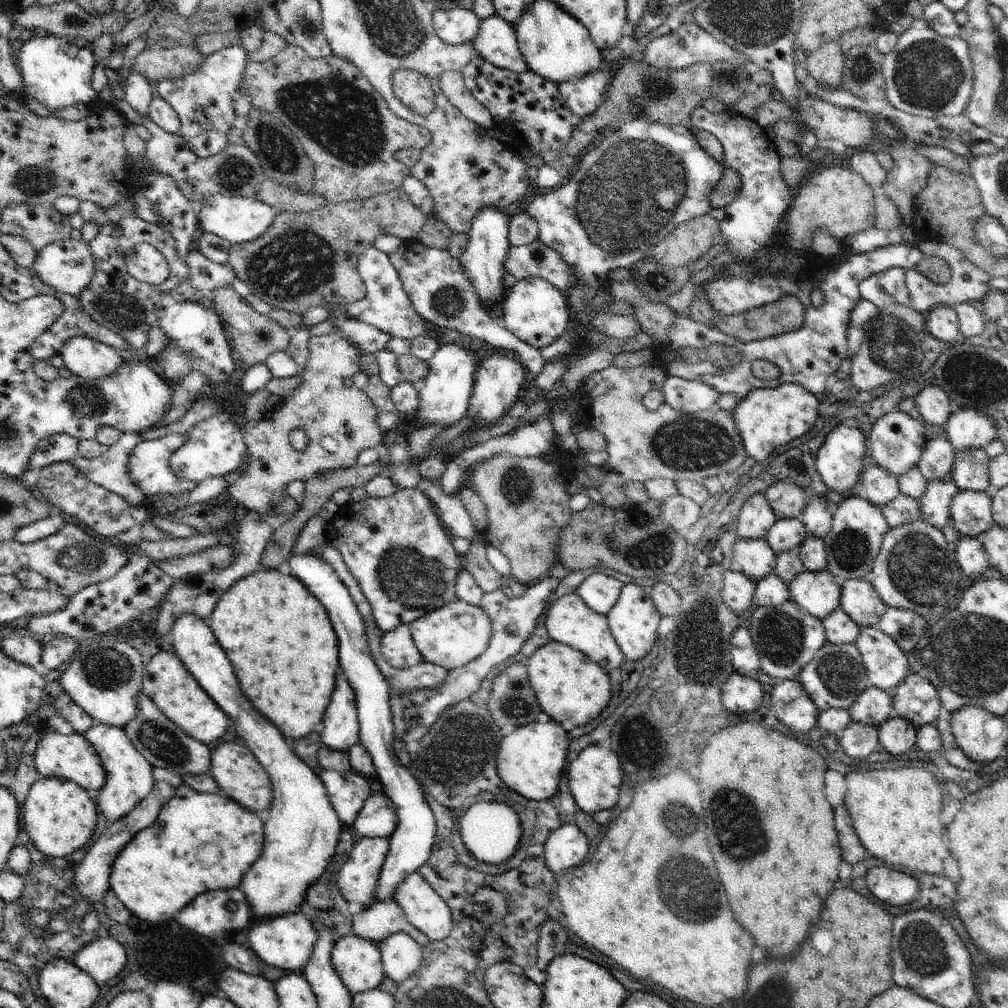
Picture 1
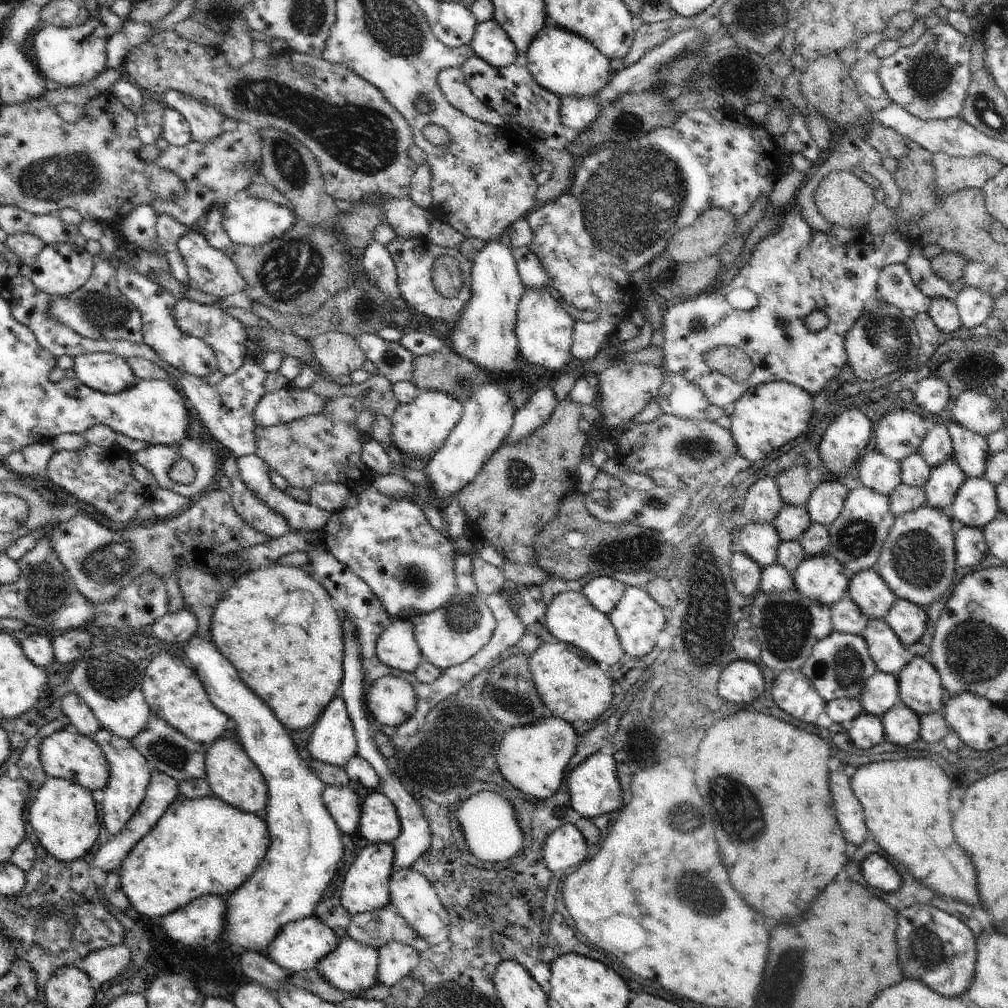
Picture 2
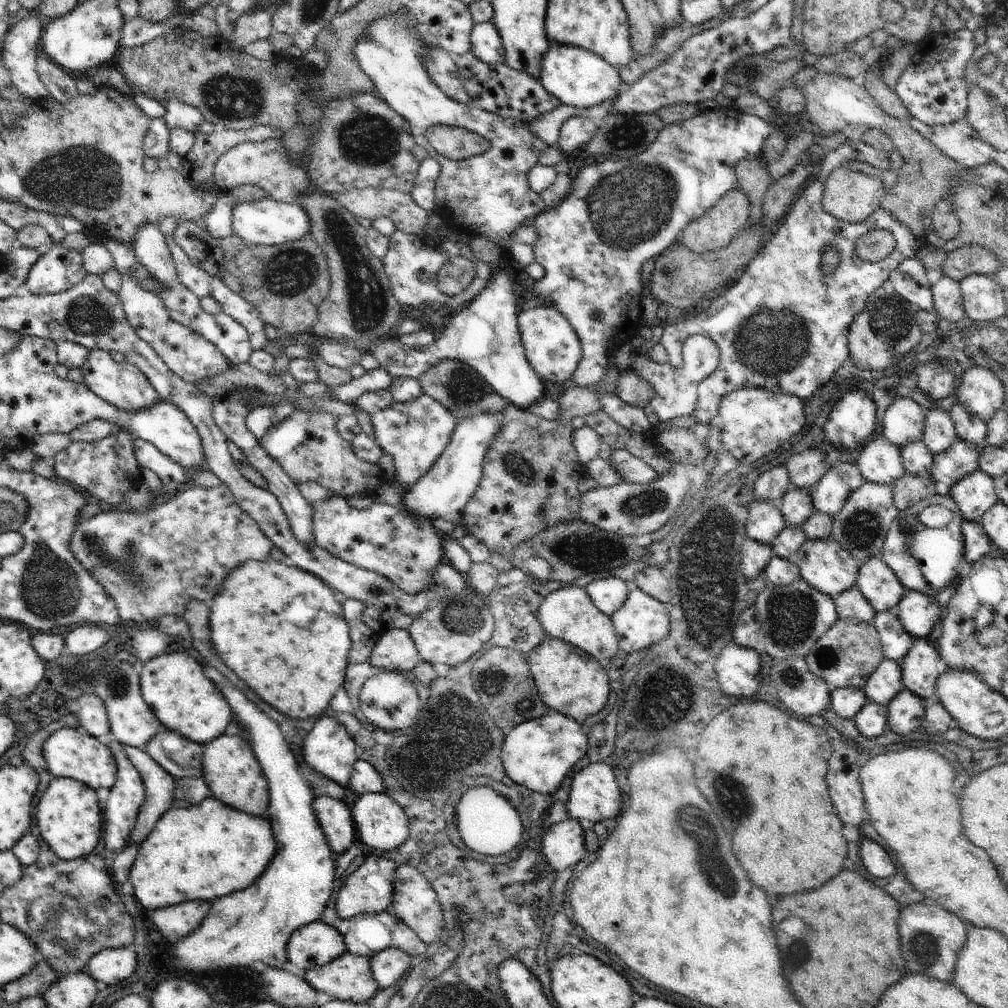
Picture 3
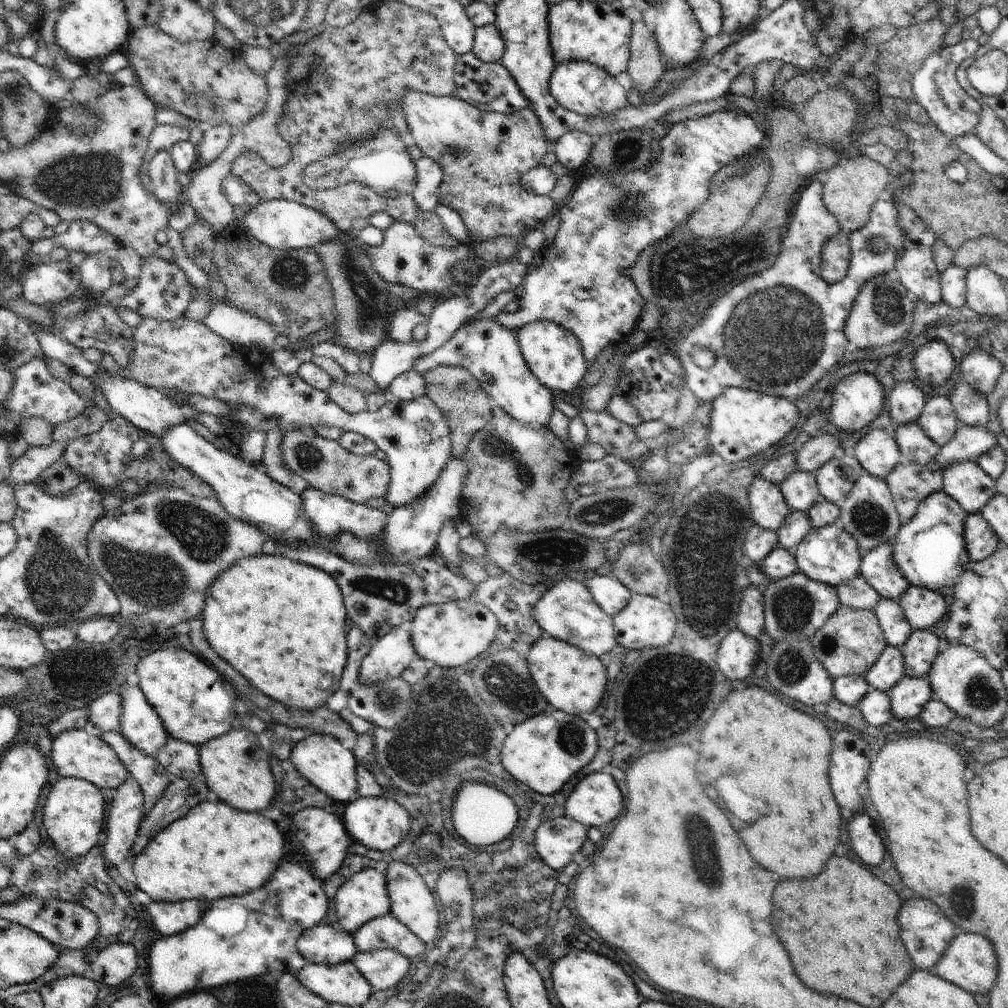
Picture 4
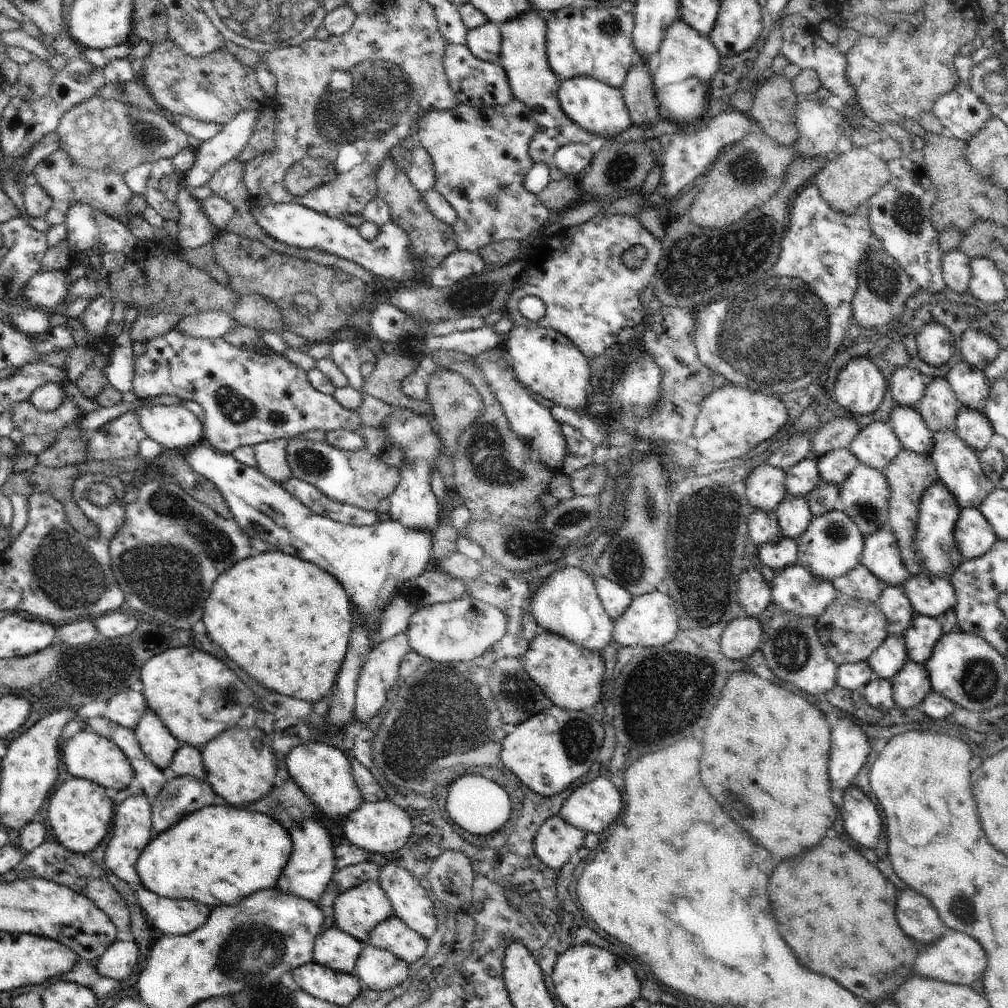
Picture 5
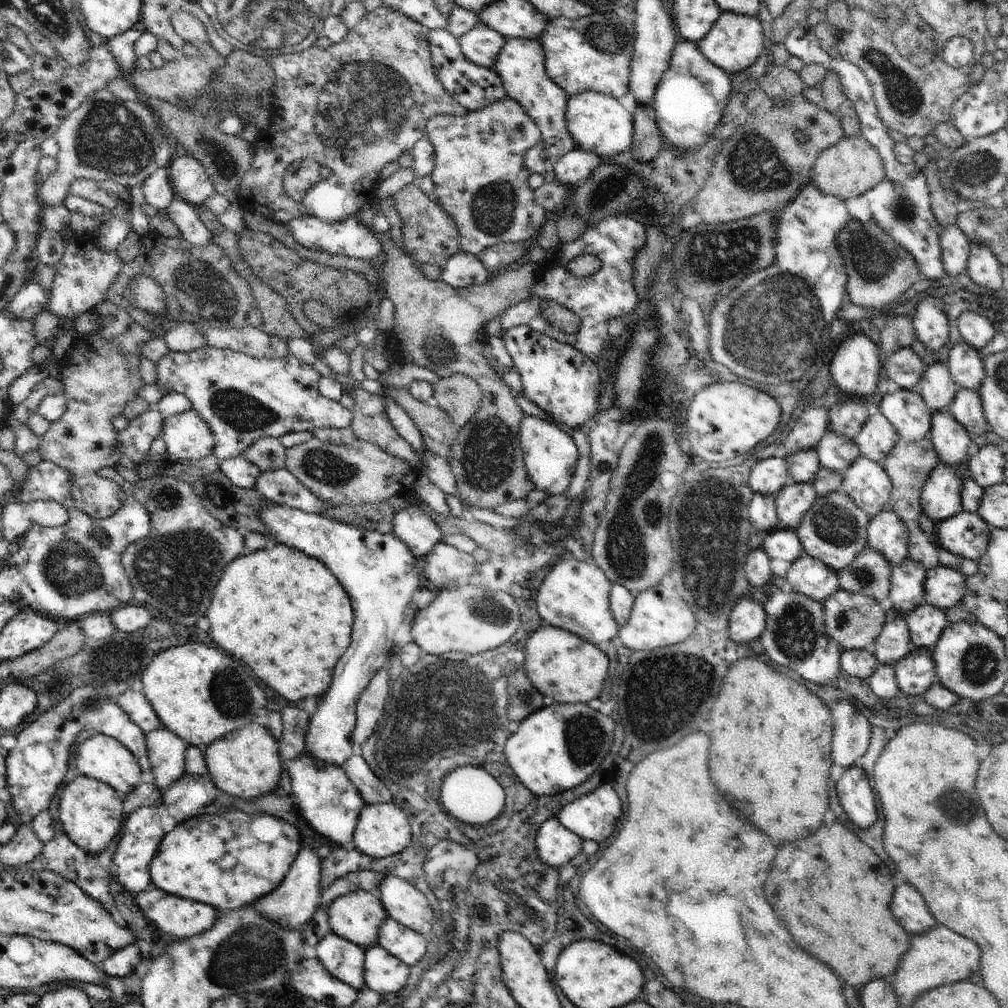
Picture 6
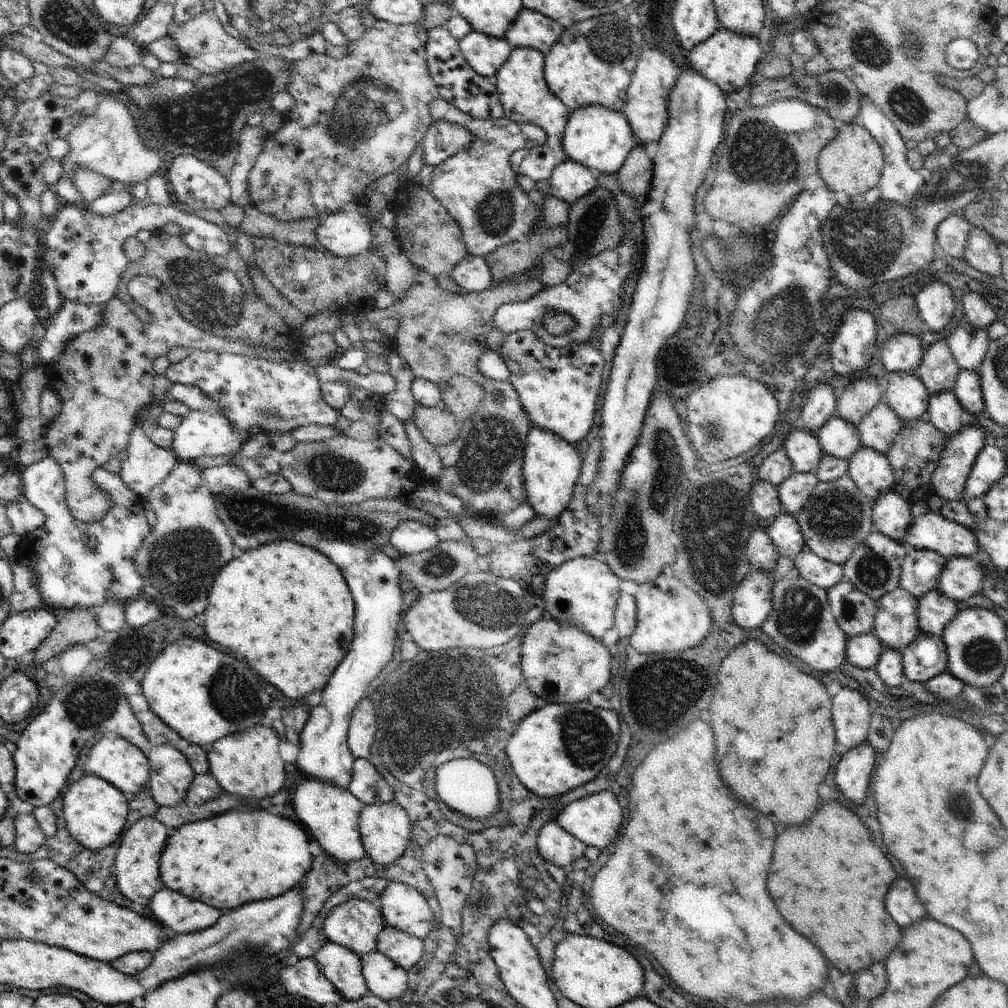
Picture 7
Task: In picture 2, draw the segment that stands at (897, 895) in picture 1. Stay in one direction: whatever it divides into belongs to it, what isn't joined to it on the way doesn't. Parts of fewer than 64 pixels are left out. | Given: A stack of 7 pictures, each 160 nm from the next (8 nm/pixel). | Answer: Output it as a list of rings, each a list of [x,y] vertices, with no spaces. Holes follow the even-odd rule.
[[[880,854],[866,856],[866,860],[862,862],[862,874],[864,874],[864,880],[870,886],[880,888],[884,892],[898,890],[898,886],[902,882],[902,878],[894,870],[894,866],[884,856],[880,856]]]

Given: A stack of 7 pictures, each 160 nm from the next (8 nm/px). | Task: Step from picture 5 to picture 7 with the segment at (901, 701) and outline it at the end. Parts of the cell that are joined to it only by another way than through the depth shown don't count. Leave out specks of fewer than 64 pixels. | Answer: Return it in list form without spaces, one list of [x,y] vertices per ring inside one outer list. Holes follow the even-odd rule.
[[[921,633],[902,654],[906,681],[926,684],[947,671],[946,646],[941,638]]]

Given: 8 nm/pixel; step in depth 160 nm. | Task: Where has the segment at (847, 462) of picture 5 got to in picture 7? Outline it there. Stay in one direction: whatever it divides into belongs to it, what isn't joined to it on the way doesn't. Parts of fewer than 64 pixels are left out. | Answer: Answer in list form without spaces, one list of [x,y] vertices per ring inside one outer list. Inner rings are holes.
[[[836,414],[830,417],[816,432],[824,453],[839,459],[849,458],[862,446],[861,434],[857,426]]]

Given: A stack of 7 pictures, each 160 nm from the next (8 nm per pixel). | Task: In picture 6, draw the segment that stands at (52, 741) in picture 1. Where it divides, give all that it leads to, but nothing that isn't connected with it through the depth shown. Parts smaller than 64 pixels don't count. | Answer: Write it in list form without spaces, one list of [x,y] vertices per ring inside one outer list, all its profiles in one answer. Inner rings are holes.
[[[102,735],[88,738],[80,748],[78,748],[78,758],[76,758],[76,770],[80,775],[94,778],[112,786],[116,791],[124,792],[127,795],[141,782],[141,770],[138,760],[134,754],[113,737]]]

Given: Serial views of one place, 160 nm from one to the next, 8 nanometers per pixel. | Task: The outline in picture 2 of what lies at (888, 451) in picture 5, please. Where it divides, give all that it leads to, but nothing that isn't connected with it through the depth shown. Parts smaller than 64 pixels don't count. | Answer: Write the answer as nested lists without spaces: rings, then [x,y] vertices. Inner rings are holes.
[[[878,448],[860,458],[858,469],[858,480],[861,486],[885,495],[889,495],[901,483],[901,462],[887,457],[882,451],[878,450]]]

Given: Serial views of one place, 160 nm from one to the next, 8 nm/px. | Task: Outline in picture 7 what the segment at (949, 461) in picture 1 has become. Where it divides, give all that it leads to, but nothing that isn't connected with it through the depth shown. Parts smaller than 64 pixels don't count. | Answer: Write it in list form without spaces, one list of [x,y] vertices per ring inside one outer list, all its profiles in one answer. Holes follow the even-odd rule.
[[[948,338],[938,340],[929,346],[924,352],[920,366],[914,372],[930,395],[953,391],[962,370],[954,360],[947,340]]]

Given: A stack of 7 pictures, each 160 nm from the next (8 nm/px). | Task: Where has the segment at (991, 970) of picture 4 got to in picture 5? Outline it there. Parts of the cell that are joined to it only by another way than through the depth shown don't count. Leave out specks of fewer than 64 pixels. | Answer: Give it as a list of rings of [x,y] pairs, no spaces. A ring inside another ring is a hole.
[[[947,929],[938,942],[919,948],[918,958],[914,962],[913,974],[921,978],[946,980],[948,983],[970,986],[974,980],[980,980],[986,970],[986,952],[970,936]]]

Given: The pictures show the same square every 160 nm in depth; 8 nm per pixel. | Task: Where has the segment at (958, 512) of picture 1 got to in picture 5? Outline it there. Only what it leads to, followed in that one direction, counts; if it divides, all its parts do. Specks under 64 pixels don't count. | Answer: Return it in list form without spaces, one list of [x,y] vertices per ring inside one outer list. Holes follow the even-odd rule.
[[[952,429],[944,430],[940,434],[933,434],[933,438],[934,448],[932,448],[931,456],[934,460],[938,479],[954,496],[961,510],[978,508],[986,499],[986,496],[995,489],[995,484],[982,471],[978,452],[966,445],[966,442]]]

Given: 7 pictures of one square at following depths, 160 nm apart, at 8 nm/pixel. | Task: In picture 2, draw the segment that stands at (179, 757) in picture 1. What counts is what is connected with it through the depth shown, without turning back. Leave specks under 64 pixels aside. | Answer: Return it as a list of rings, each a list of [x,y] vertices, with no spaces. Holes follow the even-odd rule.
[[[150,716],[147,727],[132,740],[134,748],[149,762],[149,766],[169,774],[177,781],[205,778],[205,751],[203,744],[190,740],[182,731],[176,730],[161,718]]]

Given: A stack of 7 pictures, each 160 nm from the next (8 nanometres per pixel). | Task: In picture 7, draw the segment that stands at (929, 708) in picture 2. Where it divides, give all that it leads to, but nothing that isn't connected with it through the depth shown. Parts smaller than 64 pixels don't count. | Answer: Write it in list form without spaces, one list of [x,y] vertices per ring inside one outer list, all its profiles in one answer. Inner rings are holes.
[[[936,589],[926,594],[919,600],[918,606],[918,623],[921,632],[942,639],[946,626],[959,614],[956,603]]]

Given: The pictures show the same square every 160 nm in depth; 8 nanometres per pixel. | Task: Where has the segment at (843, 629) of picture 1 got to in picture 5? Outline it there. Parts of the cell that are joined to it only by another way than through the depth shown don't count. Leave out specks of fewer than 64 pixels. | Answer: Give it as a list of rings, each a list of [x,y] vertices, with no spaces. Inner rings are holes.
[[[860,563],[847,574],[836,578],[833,586],[838,595],[872,603],[877,603],[885,587],[866,566]]]

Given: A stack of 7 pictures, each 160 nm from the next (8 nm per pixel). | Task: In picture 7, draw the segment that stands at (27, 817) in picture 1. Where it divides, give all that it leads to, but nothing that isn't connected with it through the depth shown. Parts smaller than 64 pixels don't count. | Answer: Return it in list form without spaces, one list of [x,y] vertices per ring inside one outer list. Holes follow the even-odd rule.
[[[84,775],[68,788],[64,796],[64,817],[67,830],[86,849],[96,851],[111,846],[124,833],[129,807],[118,788],[95,775]]]

